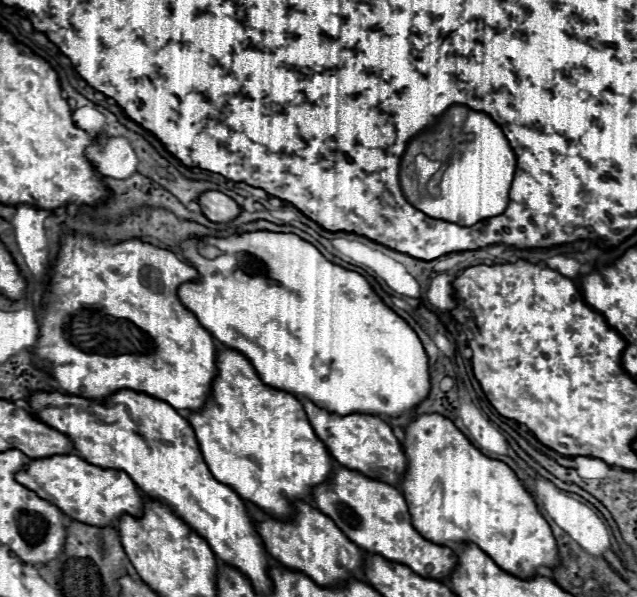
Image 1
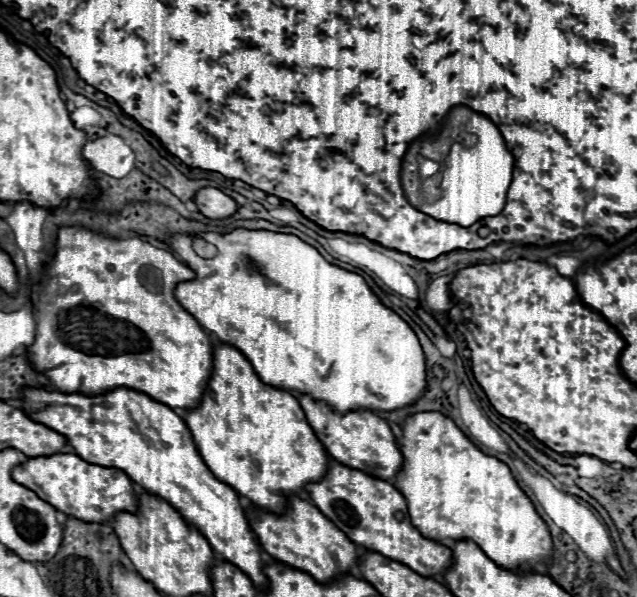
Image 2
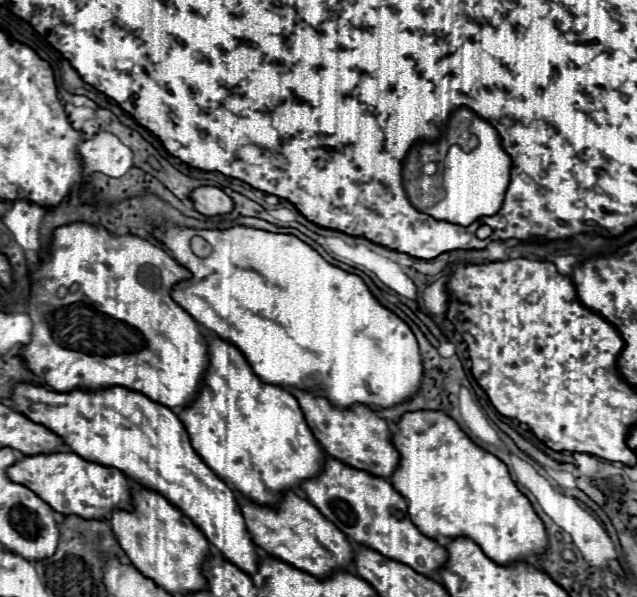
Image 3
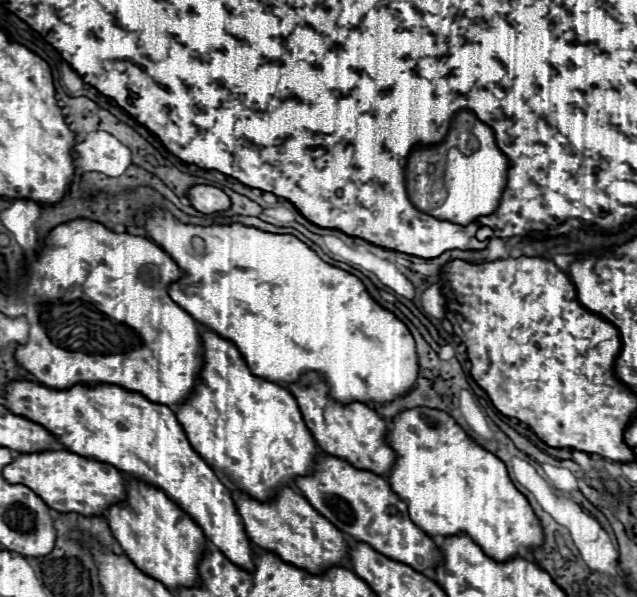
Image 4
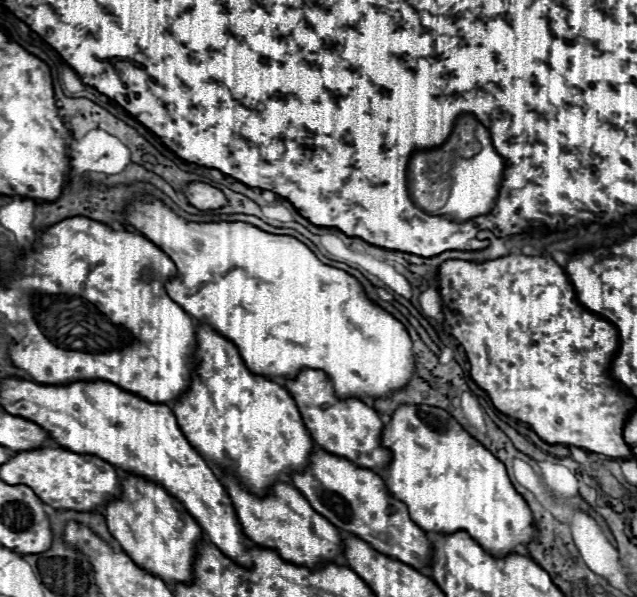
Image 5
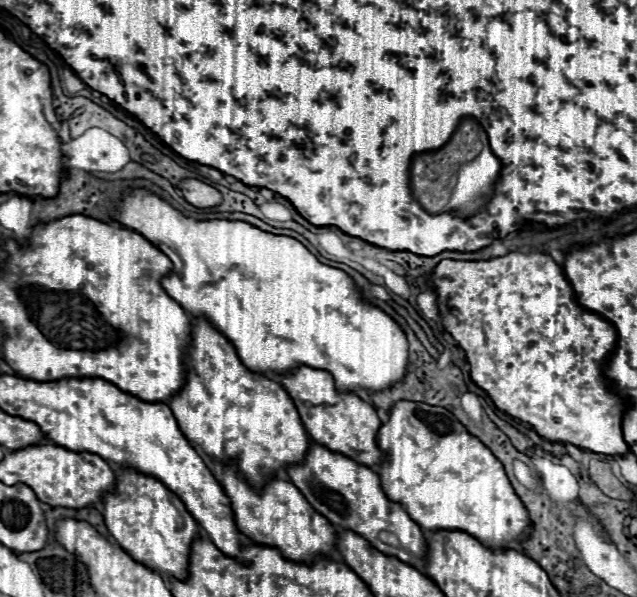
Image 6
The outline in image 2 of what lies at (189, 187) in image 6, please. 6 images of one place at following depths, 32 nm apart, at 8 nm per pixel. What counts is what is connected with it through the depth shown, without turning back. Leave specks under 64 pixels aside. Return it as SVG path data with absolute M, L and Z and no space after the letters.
M202 188L194 202L198 204L200 212L212 220L226 220L238 210L238 204L218 188Z

